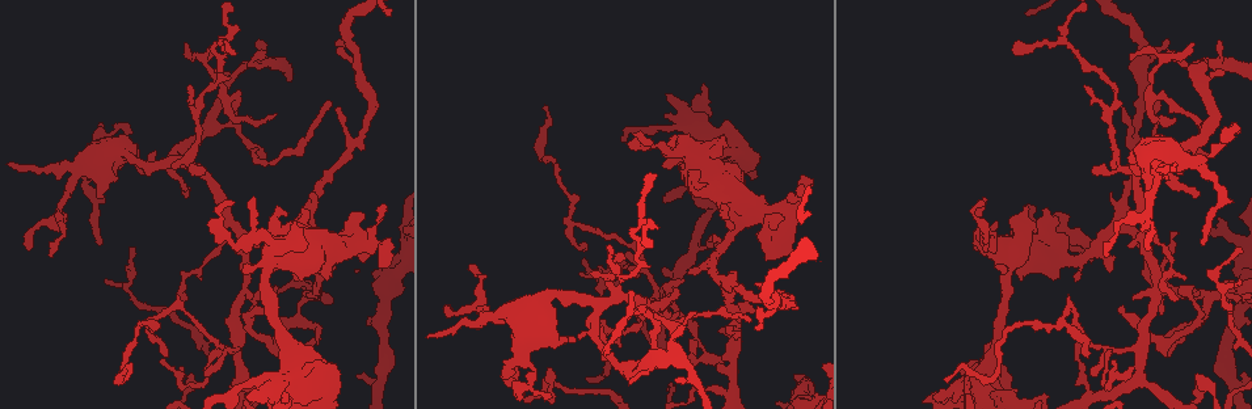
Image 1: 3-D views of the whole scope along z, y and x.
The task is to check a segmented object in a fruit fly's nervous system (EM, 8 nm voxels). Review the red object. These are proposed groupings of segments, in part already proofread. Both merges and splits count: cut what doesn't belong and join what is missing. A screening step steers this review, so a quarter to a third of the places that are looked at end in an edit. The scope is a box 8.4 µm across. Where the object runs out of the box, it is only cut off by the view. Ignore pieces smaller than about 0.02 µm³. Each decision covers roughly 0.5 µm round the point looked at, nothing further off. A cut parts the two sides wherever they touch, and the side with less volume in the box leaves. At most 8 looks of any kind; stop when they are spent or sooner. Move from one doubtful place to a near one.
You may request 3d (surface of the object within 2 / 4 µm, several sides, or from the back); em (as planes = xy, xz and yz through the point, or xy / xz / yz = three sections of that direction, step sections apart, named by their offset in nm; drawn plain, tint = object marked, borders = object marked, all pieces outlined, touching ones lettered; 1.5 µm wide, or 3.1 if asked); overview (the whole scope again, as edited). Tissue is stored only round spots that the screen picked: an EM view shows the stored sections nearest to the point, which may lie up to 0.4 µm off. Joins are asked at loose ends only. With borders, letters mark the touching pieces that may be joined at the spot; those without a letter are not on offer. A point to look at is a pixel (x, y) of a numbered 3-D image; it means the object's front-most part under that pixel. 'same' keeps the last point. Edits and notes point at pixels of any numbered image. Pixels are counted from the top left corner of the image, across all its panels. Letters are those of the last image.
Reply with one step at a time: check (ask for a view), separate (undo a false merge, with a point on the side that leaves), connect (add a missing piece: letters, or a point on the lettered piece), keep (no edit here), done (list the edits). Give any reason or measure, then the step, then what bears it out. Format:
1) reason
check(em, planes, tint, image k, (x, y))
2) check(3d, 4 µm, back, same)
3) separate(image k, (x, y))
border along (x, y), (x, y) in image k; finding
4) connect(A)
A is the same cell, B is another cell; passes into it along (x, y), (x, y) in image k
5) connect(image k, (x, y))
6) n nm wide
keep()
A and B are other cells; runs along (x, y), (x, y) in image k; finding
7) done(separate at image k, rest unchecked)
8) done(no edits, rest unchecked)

free end
check(3d, 2 µm, image 1, (336, 267))

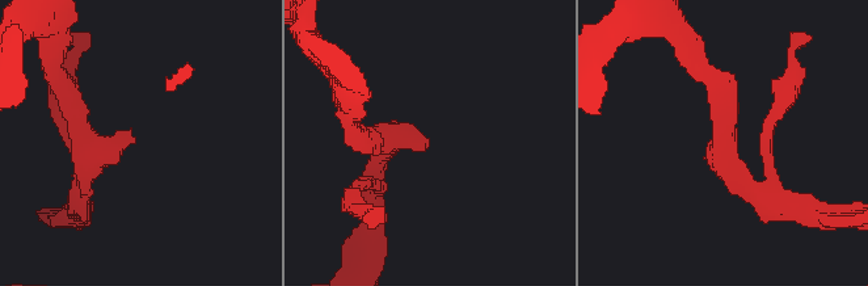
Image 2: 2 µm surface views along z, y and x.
check(em, planes, tint, image 2, (728, 138))

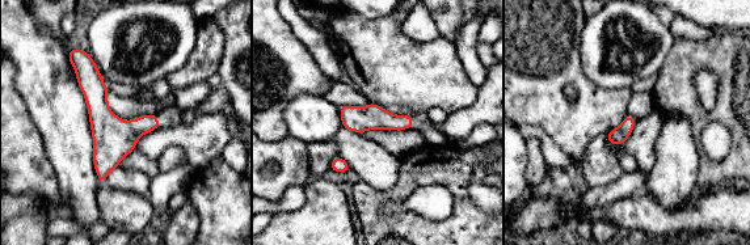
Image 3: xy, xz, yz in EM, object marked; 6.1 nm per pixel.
see the neighbours
check(em, planes, borders, same)

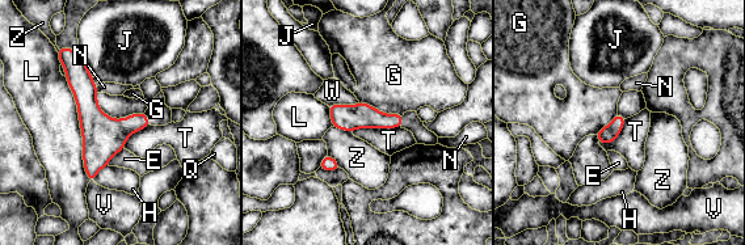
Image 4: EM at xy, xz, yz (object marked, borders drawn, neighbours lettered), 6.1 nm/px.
L touches over 650 nm
keep()
E, G, H, J, L, N, Q, T, V, W and Z are other cells; no lettered piece goes on from it

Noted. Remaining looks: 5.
branch stops here
check(em, planes, borders, image 1, (260, 158))

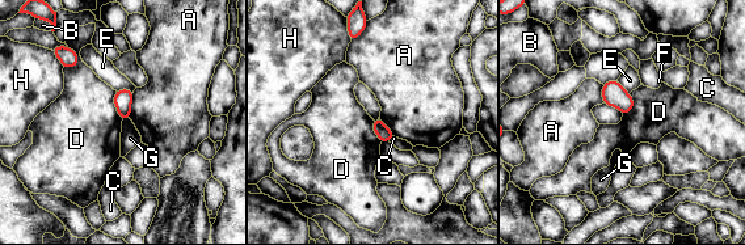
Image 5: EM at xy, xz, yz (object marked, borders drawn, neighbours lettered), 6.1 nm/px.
keep()
A, B, C, D, E, F, G and H are other cells; border along (68, 46), (79, 62), (63, 68) in image 5; no lettered piece goes on from it

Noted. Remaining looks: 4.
tapers out
check(em, xy, step 8, tint, image 1, (100, 243))

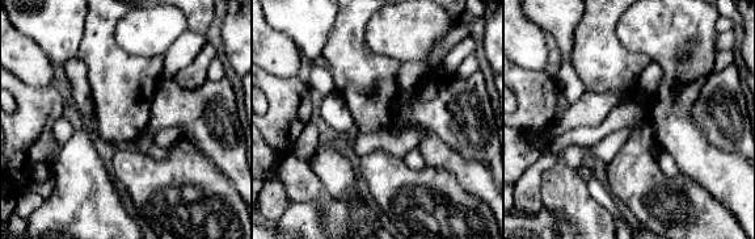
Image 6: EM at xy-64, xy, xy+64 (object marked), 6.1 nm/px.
check(em, planes, borders, same)

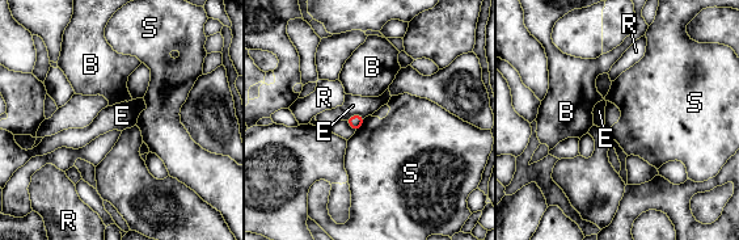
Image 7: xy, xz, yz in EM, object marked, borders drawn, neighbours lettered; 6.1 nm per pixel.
E touches over 130 nm
keep()
B, E, R and S are other cells; border along (366, 117), (355, 133) in image 7; no lettered piece goes on from it

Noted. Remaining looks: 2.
done(no edits, rest unchecked)

